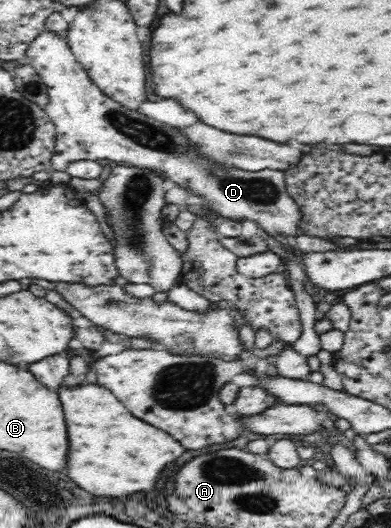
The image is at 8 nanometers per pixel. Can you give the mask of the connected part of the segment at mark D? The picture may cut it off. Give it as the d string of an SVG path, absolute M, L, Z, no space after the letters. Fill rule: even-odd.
M43 32L31 43L27 49L26 58L22 62L37 71L48 89L48 101L43 109L57 130L57 144L55 144L52 156L51 171L66 172L69 164L79 162L79 160L92 160L93 162L111 160L112 165L126 164L143 170L152 170L163 180L168 180L175 186L181 186L190 194L198 196L201 199L202 208L213 212L222 220L235 220L240 223L241 220L253 220L269 236L282 236L293 244L297 236L303 234L301 231L303 213L301 213L301 207L297 206L297 201L287 191L284 171L267 169L255 172L229 165L223 166L223 163L217 163L217 161L209 159L205 153L201 153L201 147L197 146L197 143L193 144L187 138L187 134L183 134L183 130L155 122L137 109L127 108L127 106L115 102L115 99L106 95L95 85L89 73L77 62L64 35Z

